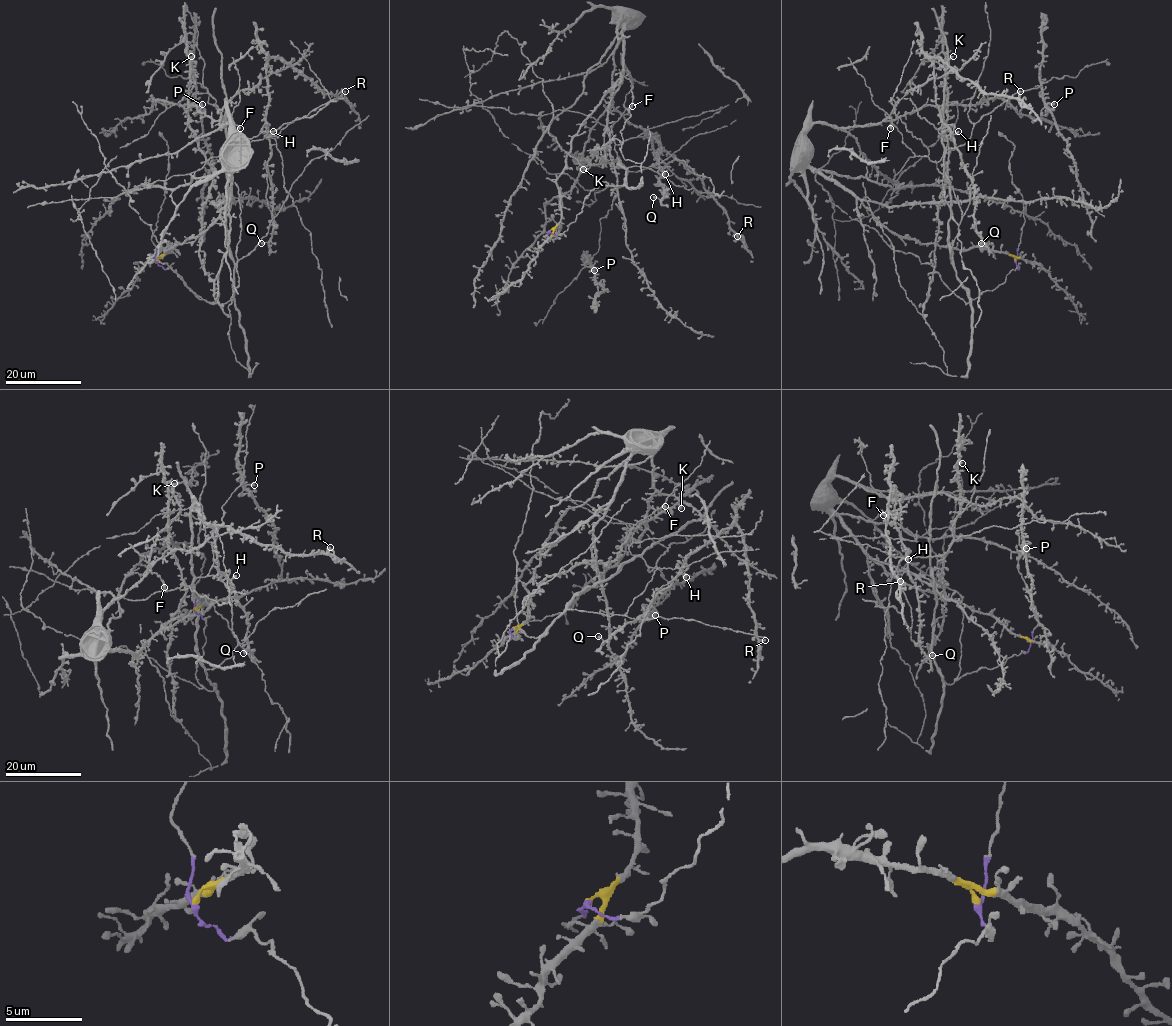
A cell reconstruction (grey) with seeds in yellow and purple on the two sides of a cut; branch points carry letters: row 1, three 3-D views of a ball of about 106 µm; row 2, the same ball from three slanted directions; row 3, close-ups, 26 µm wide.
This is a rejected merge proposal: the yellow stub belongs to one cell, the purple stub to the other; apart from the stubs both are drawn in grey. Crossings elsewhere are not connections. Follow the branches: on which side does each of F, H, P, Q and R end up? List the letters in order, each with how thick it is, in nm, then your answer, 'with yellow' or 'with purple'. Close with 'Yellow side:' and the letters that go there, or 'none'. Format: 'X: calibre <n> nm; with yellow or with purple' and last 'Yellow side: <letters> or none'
F: calibre 420 nm; with purple
H: calibre 440 nm; with purple
P: calibre 460 nm; with purple
Q: calibre 360 nm; with purple
R: calibre 280 nm; with purple
Yellow side: none

